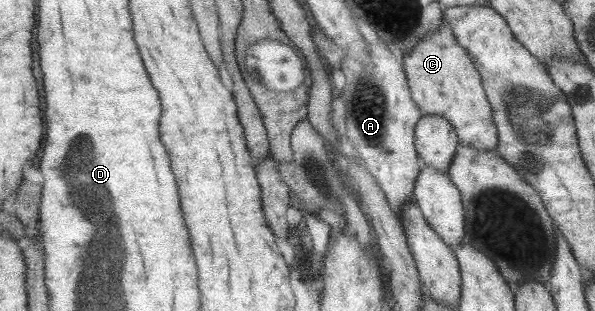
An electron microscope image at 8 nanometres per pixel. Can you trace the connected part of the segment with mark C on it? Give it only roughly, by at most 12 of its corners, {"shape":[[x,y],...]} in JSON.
{"shape":[[443,21],[402,56],[422,117],[497,152],[478,69]]}

